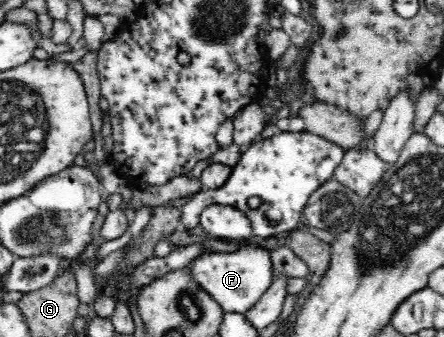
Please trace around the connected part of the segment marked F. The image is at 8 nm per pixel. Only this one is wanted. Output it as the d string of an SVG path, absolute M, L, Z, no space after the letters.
M248 248L230 253L203 251L186 268L192 282L212 297L223 312L244 314L257 304L274 279L271 276L273 261L263 249Z

